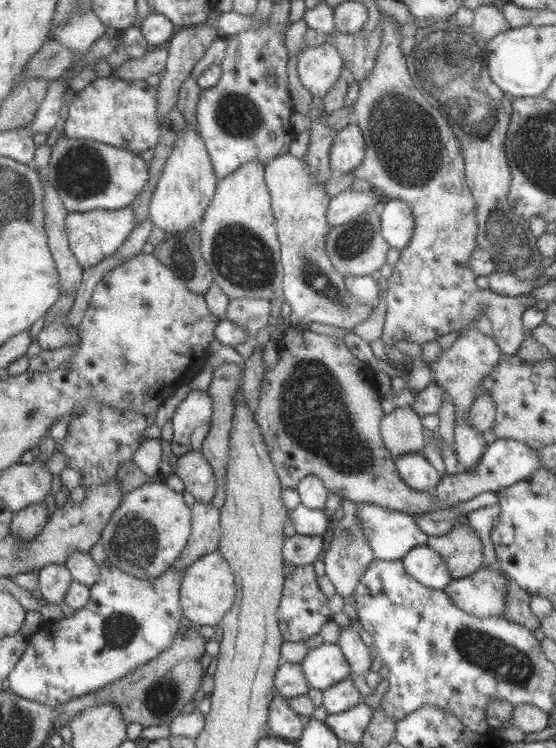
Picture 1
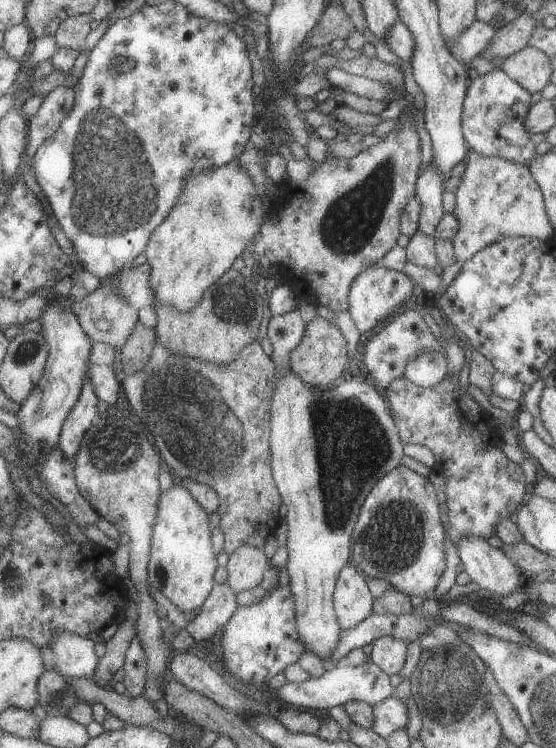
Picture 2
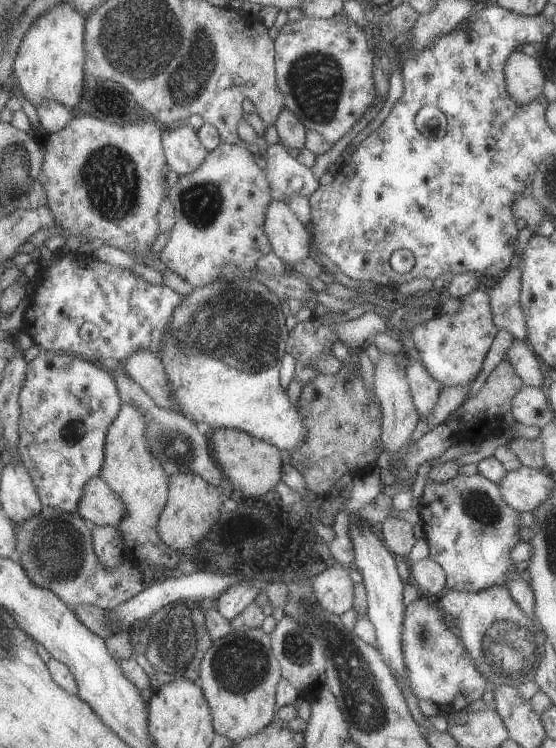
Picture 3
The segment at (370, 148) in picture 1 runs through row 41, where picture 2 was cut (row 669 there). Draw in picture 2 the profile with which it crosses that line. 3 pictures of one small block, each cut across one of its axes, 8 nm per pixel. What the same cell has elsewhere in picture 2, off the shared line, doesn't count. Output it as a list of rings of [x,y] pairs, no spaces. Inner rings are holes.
[[[380,636],[369,645],[367,653],[382,672],[392,676],[392,674],[399,674],[404,667],[408,645],[408,642],[400,638]]]

